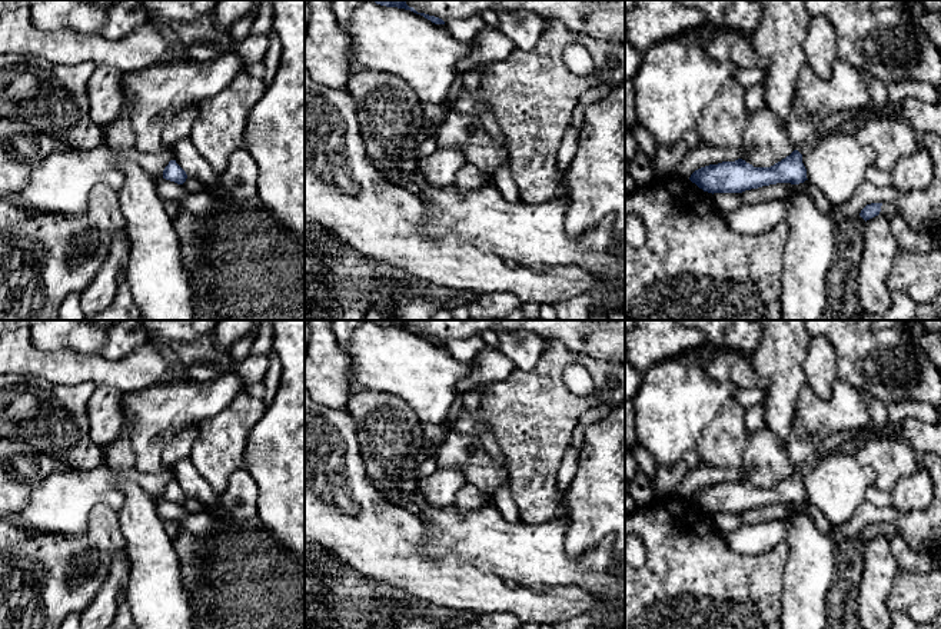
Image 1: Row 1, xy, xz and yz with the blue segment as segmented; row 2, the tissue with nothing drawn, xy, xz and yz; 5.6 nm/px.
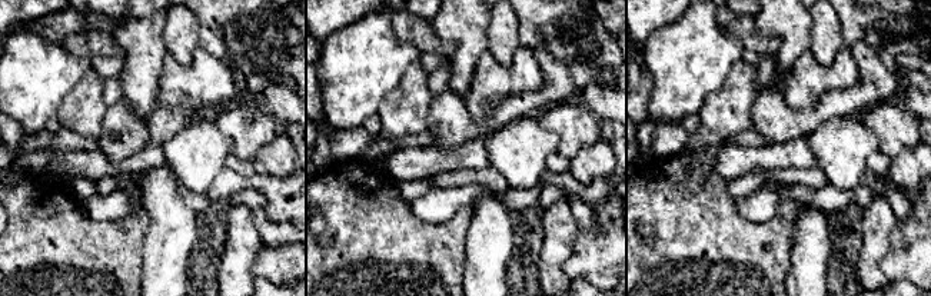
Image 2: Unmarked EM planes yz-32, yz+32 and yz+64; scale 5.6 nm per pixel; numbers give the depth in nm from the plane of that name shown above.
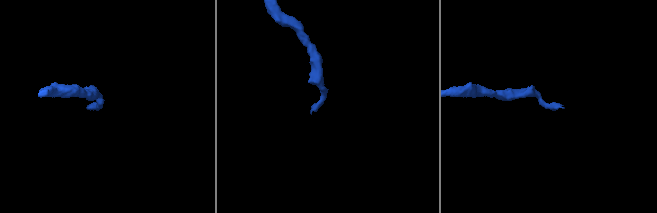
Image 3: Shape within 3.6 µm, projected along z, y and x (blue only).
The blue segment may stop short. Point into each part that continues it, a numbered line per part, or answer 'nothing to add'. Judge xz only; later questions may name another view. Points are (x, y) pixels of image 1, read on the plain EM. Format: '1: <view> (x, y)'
nothing to add

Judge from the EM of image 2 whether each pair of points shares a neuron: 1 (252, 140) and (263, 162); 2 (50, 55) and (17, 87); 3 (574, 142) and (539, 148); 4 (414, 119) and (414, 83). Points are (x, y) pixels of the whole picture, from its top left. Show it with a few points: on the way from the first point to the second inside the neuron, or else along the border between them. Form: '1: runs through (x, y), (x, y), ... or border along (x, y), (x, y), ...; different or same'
1: border along (278, 135), (252, 160); different
2: runs through (42, 63), (26, 79); same
3: border along (537, 119), (542, 127), (557, 137), (557, 150); different
4: runs through (414, 110), (414, 92); same

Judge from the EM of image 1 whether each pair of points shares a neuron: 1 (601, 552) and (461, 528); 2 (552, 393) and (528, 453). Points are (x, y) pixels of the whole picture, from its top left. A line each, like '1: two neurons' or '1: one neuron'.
1: one neuron
2: one neuron

